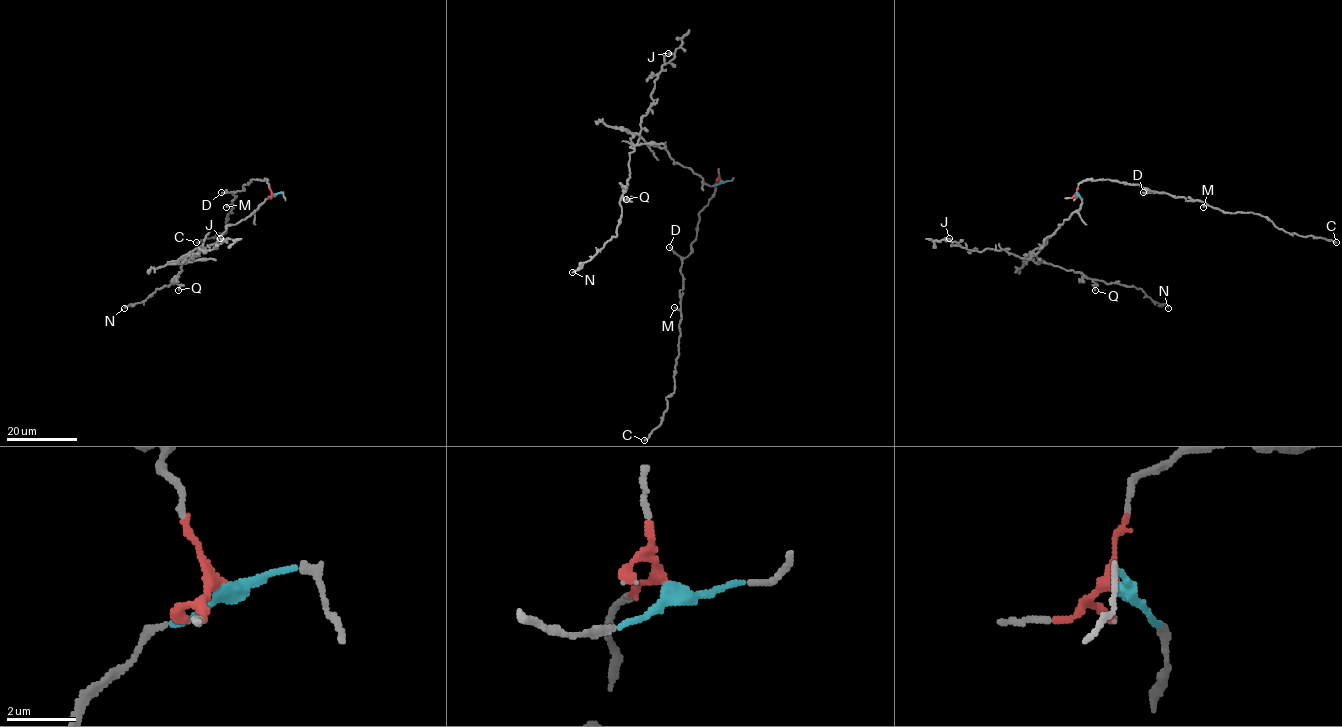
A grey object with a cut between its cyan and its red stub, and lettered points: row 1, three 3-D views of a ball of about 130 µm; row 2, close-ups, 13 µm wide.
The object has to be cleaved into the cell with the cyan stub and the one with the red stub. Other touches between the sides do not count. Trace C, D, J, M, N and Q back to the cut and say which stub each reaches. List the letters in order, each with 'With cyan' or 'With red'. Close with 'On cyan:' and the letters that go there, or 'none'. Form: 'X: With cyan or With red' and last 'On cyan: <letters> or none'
C: With red
D: With red
J: With cyan
M: With red
N: With cyan
Q: With cyan
On cyan: J, N, Q

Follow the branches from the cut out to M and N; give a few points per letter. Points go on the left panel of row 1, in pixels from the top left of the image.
M: (273, 194), (266, 180), (251, 179), (248, 184), (233, 192), (235, 197), (226, 206)
N: (273, 194), (227, 227), (218, 240), (191, 255), (172, 280), (174, 283), (124, 308)

